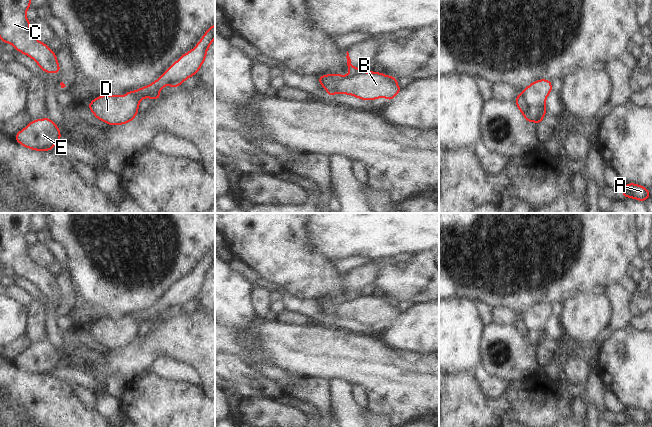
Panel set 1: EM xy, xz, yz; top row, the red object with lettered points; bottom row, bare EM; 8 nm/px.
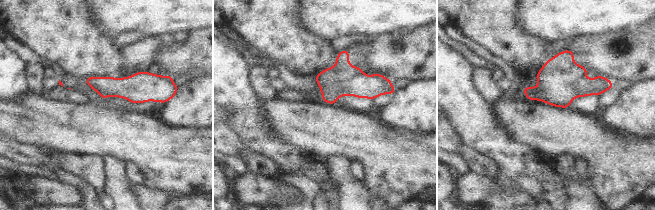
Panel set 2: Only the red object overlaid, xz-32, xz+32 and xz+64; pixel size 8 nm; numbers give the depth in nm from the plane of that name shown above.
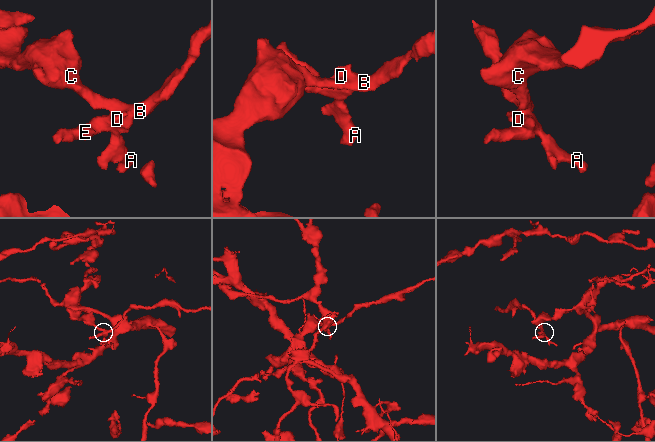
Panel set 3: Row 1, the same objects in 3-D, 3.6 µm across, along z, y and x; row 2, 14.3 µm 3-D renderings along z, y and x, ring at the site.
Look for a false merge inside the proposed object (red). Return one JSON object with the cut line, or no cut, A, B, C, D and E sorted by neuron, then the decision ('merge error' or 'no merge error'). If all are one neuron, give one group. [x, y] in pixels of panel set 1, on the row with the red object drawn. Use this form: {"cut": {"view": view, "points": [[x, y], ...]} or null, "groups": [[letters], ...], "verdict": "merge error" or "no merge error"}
{"cut": {"view": "yz", "points": [[520, 92], [529, 104], [544, 105]]}, "groups": [["A", "D", "E"], ["B", "C"]], "verdict": "merge error"}

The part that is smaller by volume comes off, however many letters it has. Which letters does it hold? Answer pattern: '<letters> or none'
A, D, E

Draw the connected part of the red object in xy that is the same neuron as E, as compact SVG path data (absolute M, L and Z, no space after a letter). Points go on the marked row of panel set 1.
M48 117L32 120L14 139L35 151L50 151L61 140L59 127Z

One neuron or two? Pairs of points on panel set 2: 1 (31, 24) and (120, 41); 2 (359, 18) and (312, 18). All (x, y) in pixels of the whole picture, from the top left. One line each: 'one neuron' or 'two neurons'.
1: two neurons
2: one neuron

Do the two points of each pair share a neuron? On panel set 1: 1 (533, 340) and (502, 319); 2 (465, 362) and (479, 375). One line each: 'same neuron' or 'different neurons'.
1: same neuron
2: different neurons

